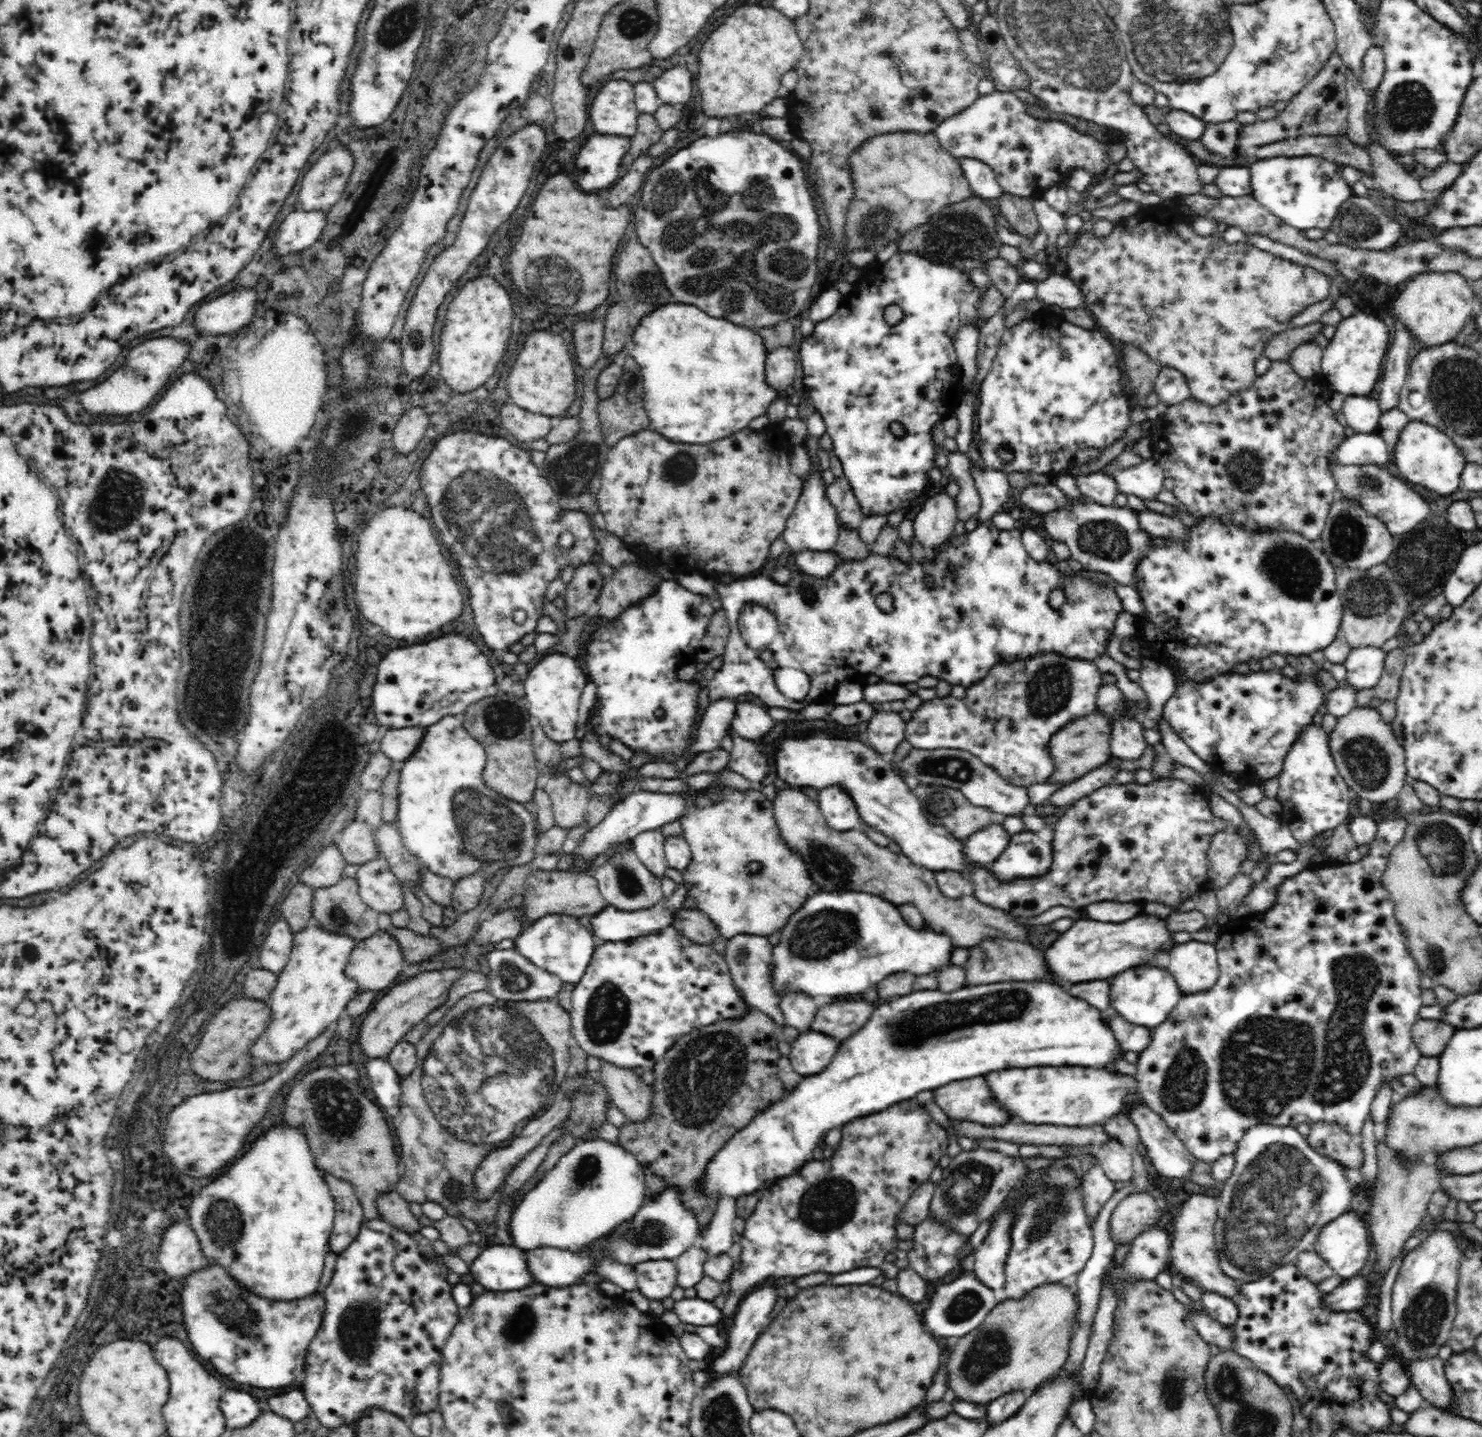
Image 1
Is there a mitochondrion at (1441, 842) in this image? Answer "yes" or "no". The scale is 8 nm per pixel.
yes

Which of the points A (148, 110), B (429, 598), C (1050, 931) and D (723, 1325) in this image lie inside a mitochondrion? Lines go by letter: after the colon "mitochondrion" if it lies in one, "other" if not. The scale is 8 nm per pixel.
A: other
B: other
C: other
D: other

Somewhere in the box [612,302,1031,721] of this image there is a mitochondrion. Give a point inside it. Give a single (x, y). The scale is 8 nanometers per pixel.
(680, 470)

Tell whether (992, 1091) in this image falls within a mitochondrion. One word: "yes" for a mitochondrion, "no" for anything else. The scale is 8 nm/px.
no

